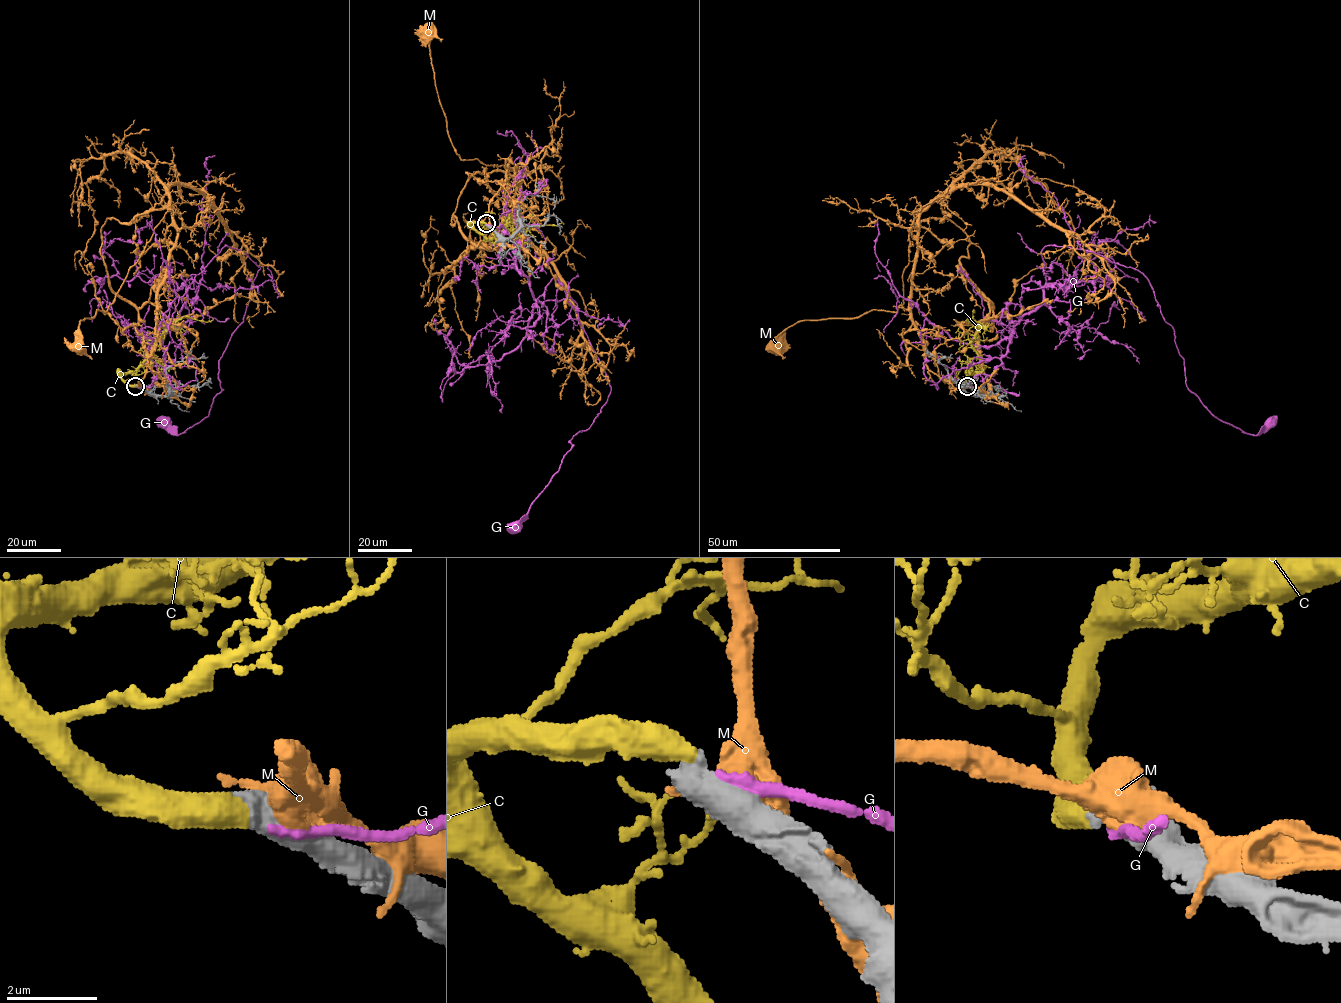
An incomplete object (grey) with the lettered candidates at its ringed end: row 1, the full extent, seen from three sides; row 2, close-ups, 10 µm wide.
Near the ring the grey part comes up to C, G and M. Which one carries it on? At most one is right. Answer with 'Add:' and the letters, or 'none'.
Add: C

